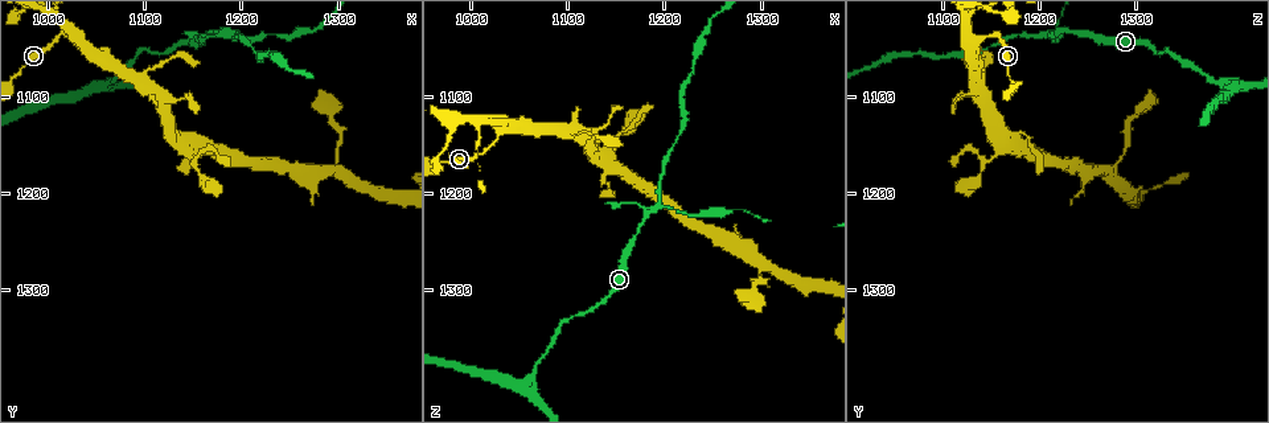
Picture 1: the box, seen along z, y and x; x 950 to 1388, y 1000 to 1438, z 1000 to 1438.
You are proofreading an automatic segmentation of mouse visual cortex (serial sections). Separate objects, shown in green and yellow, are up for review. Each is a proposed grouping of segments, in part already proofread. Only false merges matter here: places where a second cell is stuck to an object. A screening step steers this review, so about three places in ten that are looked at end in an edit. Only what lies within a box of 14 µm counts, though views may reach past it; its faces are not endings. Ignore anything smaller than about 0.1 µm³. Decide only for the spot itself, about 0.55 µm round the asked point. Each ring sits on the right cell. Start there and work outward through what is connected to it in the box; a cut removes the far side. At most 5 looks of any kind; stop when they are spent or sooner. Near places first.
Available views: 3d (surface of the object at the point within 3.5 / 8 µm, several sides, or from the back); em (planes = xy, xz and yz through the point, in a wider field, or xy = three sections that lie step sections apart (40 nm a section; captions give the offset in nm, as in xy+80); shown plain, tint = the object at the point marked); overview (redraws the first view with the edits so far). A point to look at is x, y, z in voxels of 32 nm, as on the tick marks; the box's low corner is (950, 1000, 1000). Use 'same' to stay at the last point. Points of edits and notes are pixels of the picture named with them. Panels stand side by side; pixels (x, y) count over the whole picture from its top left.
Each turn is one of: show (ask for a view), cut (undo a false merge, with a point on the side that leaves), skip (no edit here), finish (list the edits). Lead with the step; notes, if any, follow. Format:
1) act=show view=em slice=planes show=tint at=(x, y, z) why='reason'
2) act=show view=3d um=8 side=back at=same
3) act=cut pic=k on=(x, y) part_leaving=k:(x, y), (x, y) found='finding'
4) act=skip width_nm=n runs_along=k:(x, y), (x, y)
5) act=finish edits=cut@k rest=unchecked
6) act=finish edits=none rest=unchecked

act=show view=3d um=3.5 at=(1060, 1085, 1405) why='sudden change in width'

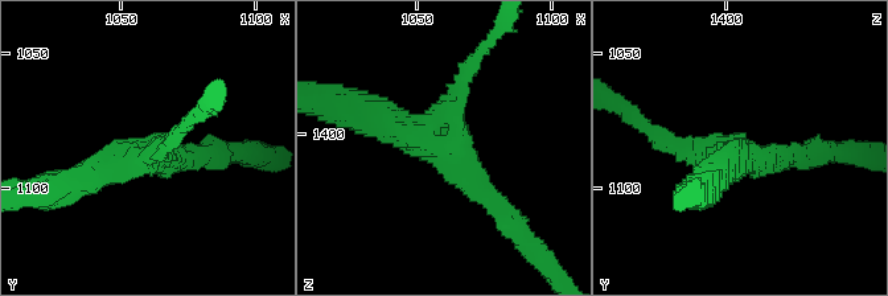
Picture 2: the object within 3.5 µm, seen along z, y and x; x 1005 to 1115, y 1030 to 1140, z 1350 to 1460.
act=skip arms=3 arm_widths_nm=200,300,400 runs_along=2:(473, 65), (448, 146), (375, 119) found='one cell here'

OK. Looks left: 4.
act=show view=3d um=3.5 side=back at=(1030, 1045, 1135) why='two arms in line, one across'

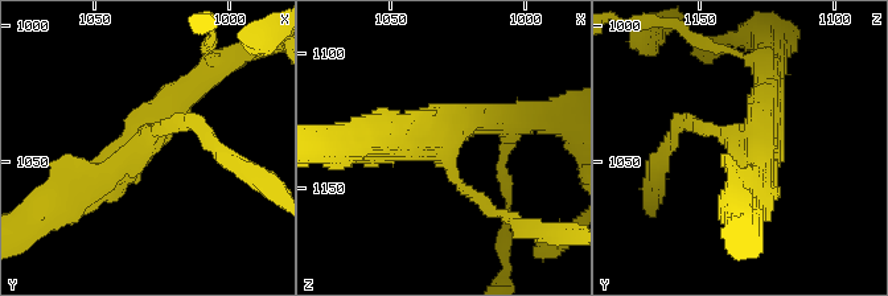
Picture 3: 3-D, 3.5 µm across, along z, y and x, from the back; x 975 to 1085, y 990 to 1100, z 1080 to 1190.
act=show view=em slice=xy step=5 show=tint at=(1030, 1043, 1132) arms=3 arm_widths_nm=150,300,400

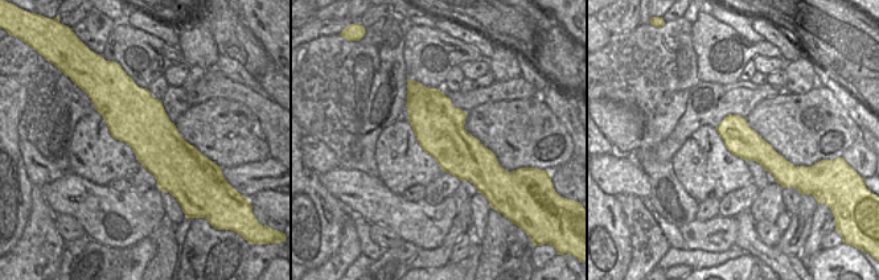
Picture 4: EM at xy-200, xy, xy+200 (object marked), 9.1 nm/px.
act=skip width_nm=460 runs_along=3:(488, 206), (451, 176), (435, 132), (374, 136) found='all the same cell'

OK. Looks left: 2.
act=finish edits=none rest=unchecked

